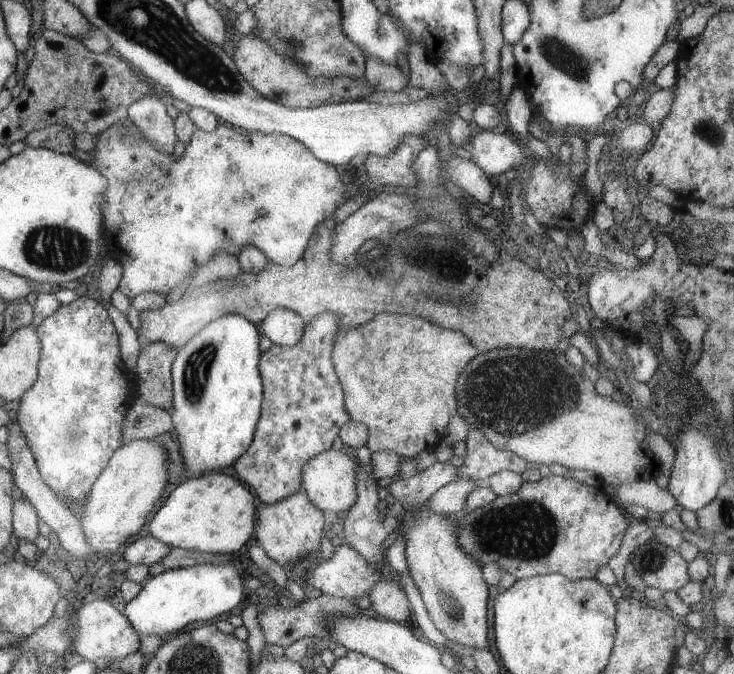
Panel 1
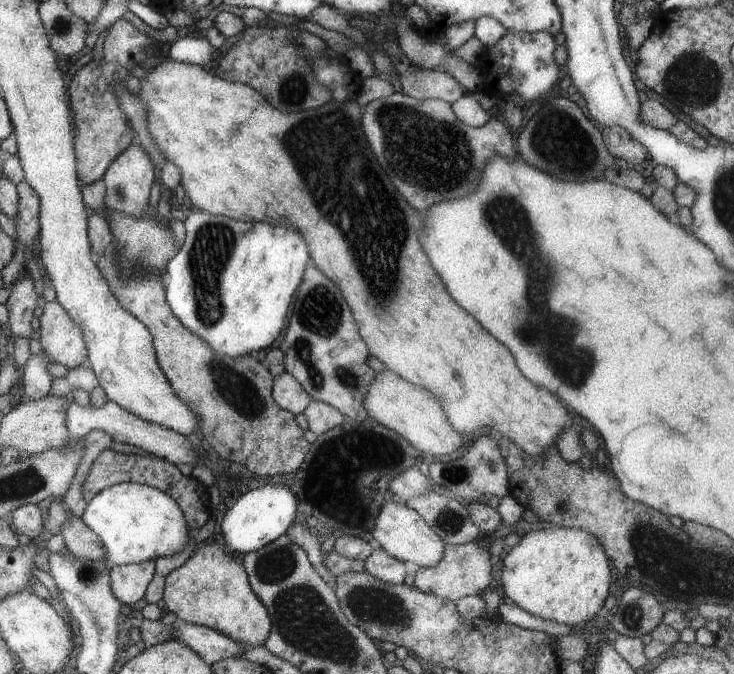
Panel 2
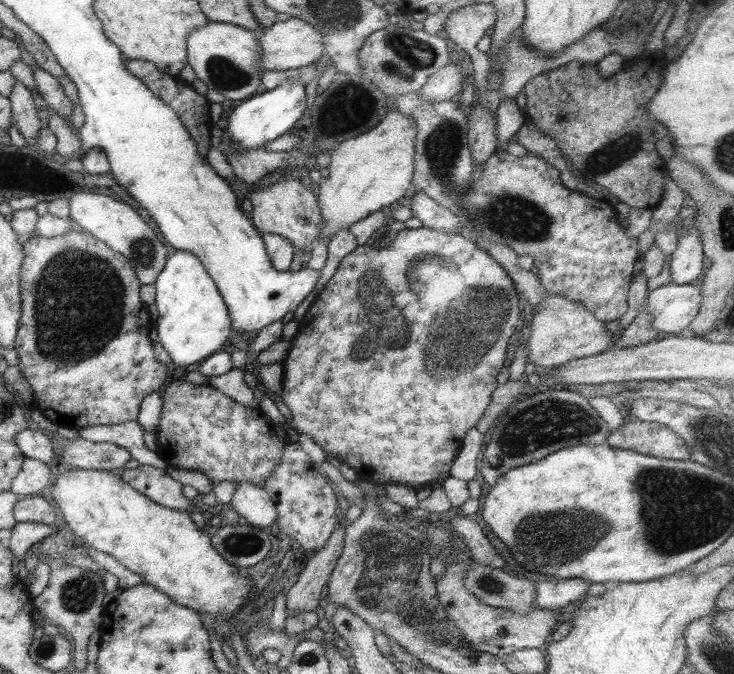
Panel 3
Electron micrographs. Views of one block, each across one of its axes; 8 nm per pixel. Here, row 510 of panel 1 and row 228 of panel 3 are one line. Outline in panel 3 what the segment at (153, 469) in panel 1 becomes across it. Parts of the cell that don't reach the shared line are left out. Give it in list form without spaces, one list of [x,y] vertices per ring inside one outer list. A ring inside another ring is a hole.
[[[78,192],[69,199],[69,203],[69,219],[82,227],[88,235],[107,244],[112,251],[128,258],[142,285],[155,284],[169,258],[168,248],[166,242],[150,228],[134,207],[94,192]]]

